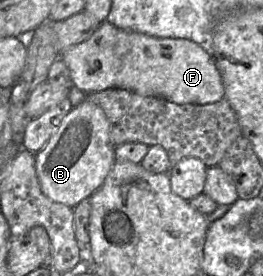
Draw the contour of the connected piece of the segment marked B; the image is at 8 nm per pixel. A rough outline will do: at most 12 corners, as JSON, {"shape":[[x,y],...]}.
{"shape":[[98,105],[73,107],[35,154],[43,194],[72,208],[116,162]]}

